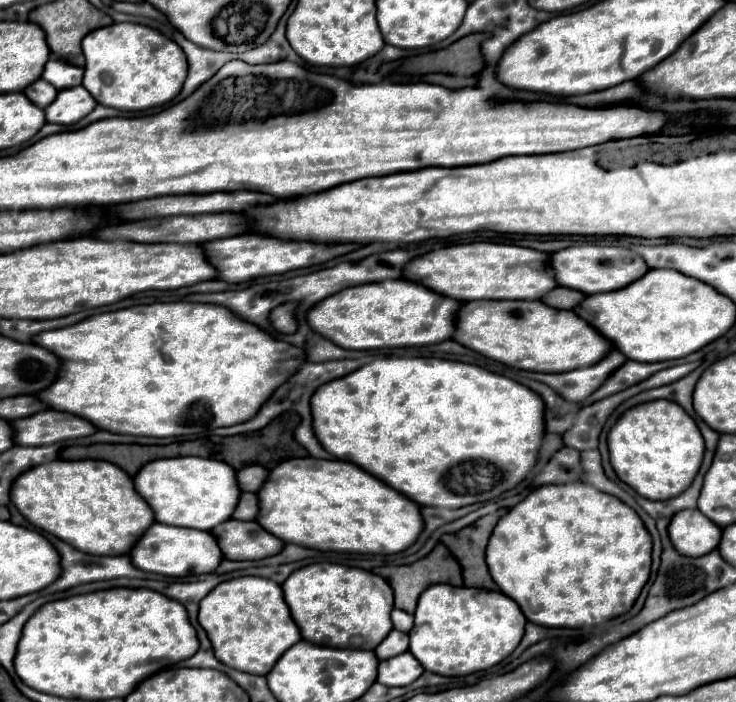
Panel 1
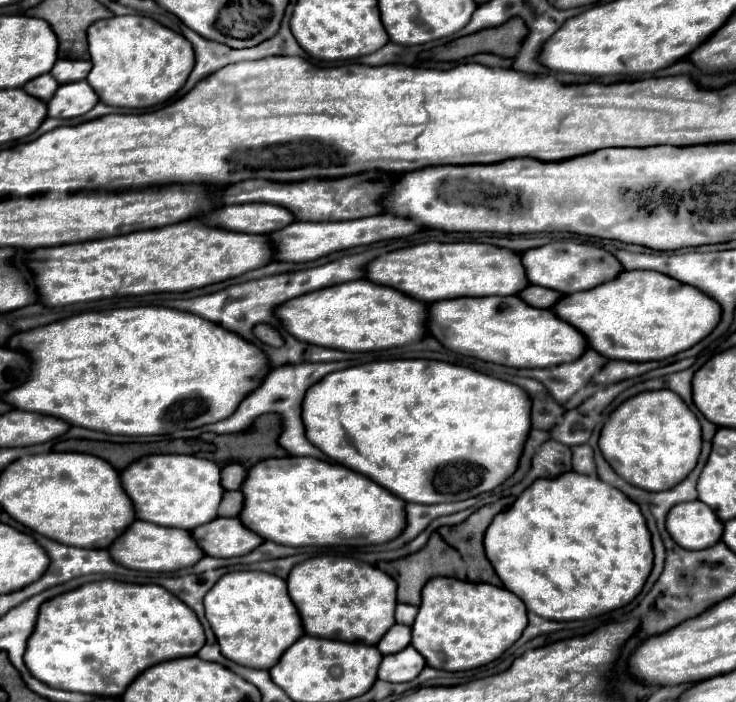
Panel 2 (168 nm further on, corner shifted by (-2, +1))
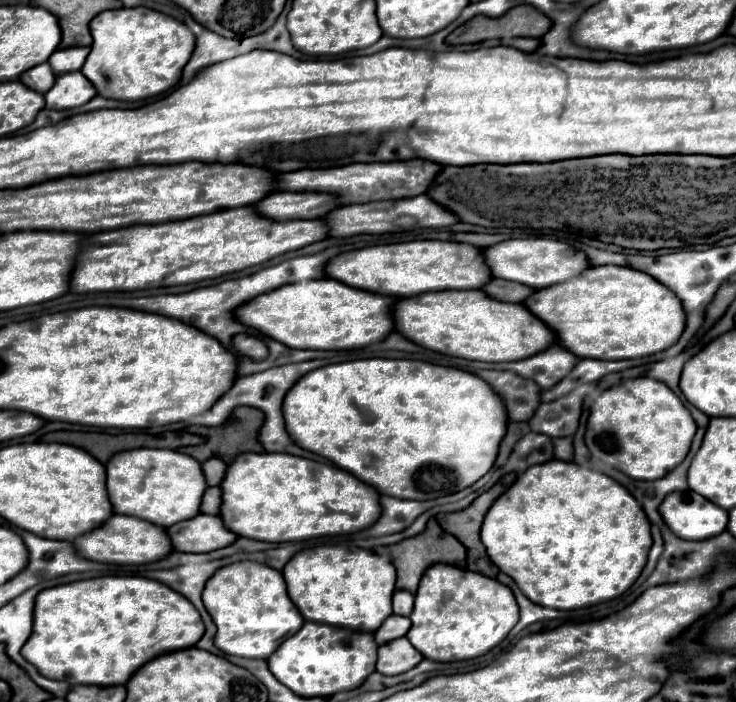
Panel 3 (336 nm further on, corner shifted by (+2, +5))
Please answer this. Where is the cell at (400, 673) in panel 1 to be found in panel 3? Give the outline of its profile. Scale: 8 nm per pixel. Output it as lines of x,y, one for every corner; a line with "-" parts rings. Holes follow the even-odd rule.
403,636
389,644
379,646
379,658
377,658
377,672
385,676
403,674
411,668
415,668
423,660
423,654
417,652
411,642

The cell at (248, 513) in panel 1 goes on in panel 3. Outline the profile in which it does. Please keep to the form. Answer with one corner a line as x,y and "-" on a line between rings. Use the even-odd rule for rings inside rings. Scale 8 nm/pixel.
209,488
203,496
203,504
201,510
203,514
219,514
221,508
221,490
219,488

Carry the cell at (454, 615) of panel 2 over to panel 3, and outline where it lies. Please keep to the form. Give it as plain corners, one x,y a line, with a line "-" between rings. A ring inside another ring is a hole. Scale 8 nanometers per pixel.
449,564
431,566
415,594
409,642
429,660
457,662
487,654
519,622
519,606
513,592
501,582

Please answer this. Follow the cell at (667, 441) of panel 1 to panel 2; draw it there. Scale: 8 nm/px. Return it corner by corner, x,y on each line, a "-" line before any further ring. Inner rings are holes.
641,392
609,414
599,436
599,450
607,464
629,484
643,490
667,490
695,468
701,452
701,424
675,392

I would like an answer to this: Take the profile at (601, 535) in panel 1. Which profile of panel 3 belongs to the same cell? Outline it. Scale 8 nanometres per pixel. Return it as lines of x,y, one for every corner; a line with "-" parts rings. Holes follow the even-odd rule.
551,460
531,466
495,500
483,520
481,542
491,562
511,576
531,602
553,610
577,610
617,598
633,586
651,548
649,528
641,504
619,482
575,462

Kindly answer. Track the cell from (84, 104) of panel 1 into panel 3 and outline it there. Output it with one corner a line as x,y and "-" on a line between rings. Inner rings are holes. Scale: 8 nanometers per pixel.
73,72
57,76
55,86
45,94
45,102
49,110
69,110
83,106
95,94
95,86
81,72

